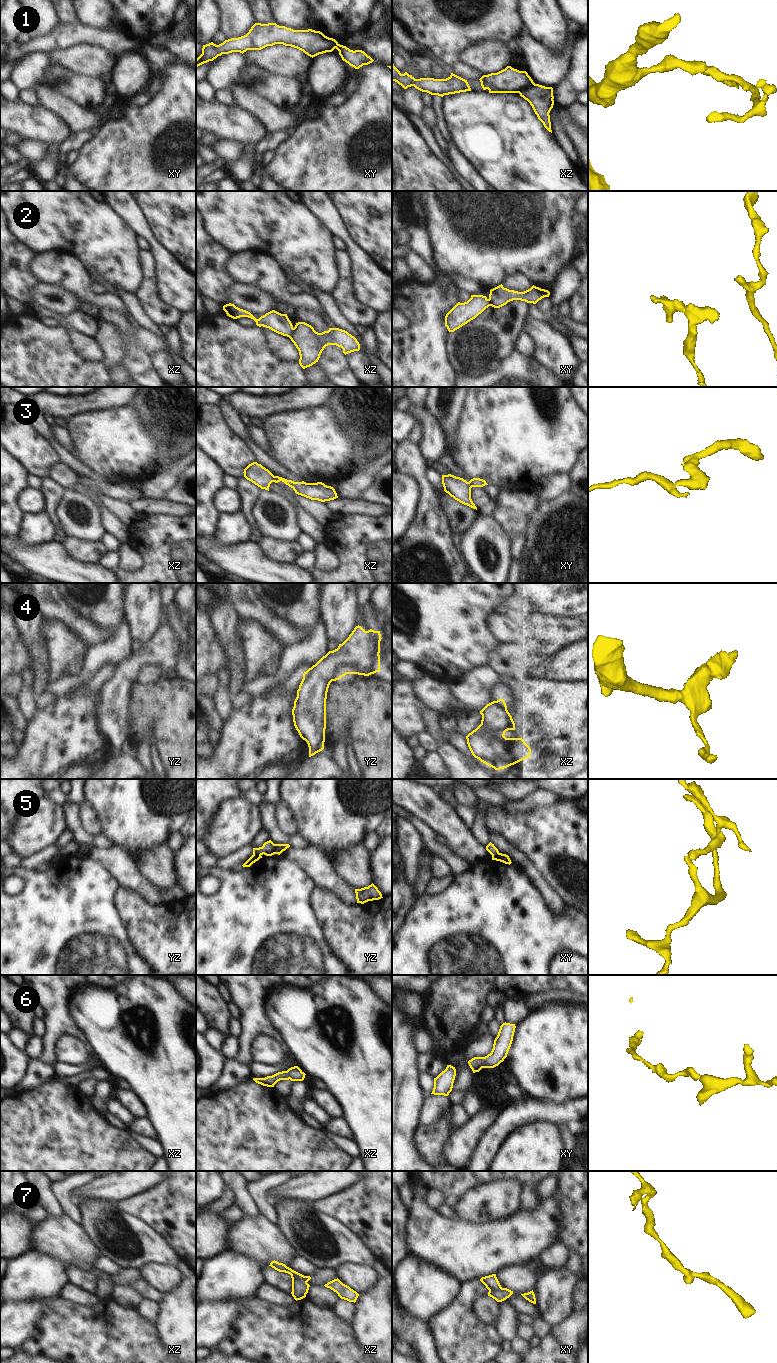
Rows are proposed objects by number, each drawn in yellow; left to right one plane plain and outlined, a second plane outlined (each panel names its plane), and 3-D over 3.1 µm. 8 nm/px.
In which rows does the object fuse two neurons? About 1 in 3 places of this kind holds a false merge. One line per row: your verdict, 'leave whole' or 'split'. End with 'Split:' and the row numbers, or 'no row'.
1: split
2: split
3: split
4: leave whole
5: split
6: leave whole
7: split
Split: 1, 2, 3, 5, 7

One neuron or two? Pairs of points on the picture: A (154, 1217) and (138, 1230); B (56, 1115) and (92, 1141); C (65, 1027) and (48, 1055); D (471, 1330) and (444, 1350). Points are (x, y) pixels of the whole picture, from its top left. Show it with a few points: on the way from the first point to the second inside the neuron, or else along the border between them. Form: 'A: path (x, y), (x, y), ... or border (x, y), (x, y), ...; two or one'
A: border (125, 1212), (138, 1217), (163, 1239); two
B: path (65, 1124), (83, 1141); one
C: path (57, 1032), (48, 1041), (48, 1047); one
D: path (464, 1337), (451, 1347); one

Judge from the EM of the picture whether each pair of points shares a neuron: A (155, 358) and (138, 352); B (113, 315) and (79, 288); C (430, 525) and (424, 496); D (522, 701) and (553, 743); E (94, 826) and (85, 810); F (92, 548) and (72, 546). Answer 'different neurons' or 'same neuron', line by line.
A: different neurons
B: different neurons
C: same neuron
D: same neuron
E: same neuron
F: same neuron

